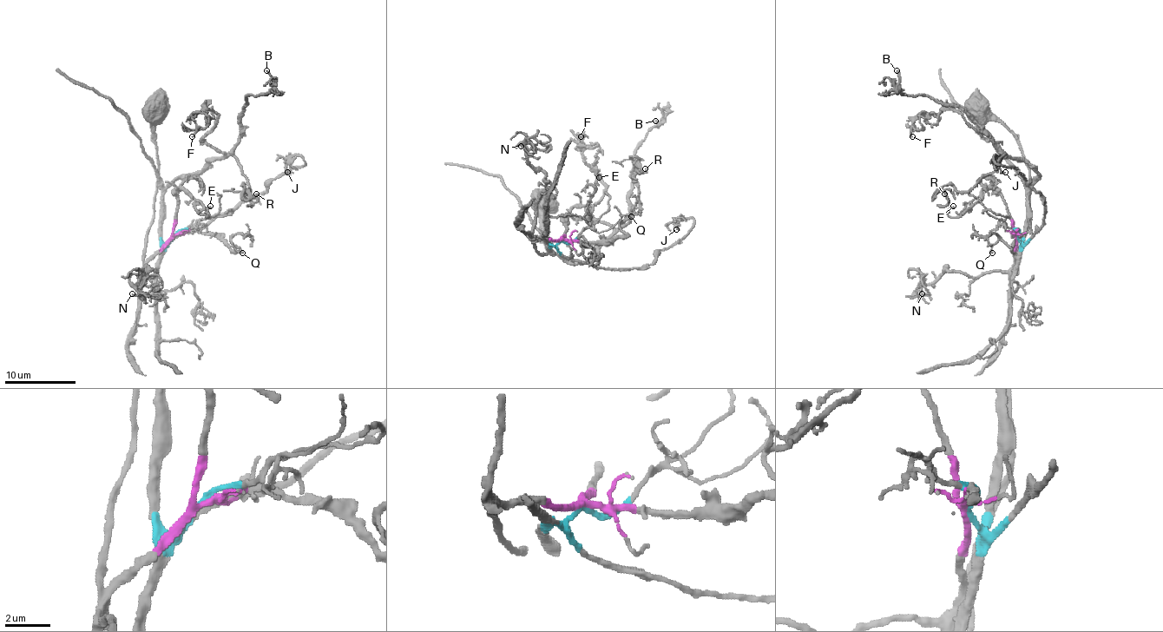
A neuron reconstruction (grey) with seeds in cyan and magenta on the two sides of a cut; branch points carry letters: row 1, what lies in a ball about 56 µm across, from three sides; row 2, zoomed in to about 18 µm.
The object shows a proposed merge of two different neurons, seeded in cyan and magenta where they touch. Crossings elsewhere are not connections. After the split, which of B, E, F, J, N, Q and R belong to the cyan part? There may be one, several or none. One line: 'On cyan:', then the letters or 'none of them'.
On cyan: B, F, J, R

